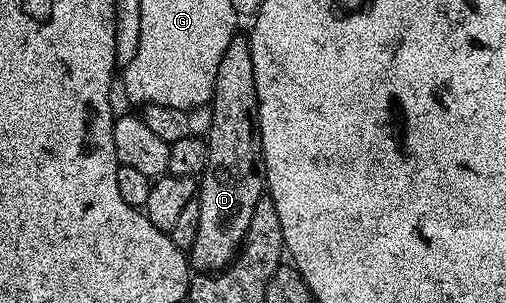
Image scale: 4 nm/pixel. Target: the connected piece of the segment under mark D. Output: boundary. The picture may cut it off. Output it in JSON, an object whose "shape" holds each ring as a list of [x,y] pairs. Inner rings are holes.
{"shape":[[[235,35],[228,51],[224,51],[220,67],[216,67],[214,96],[208,112],[208,163],[196,189],[196,199],[200,203],[200,227],[196,231],[196,243],[192,243],[188,250],[188,261],[198,271],[222,271],[241,249],[248,223],[252,223],[252,211],[256,211],[256,203],[264,196],[262,138],[256,124],[258,96],[249,36]]]}

